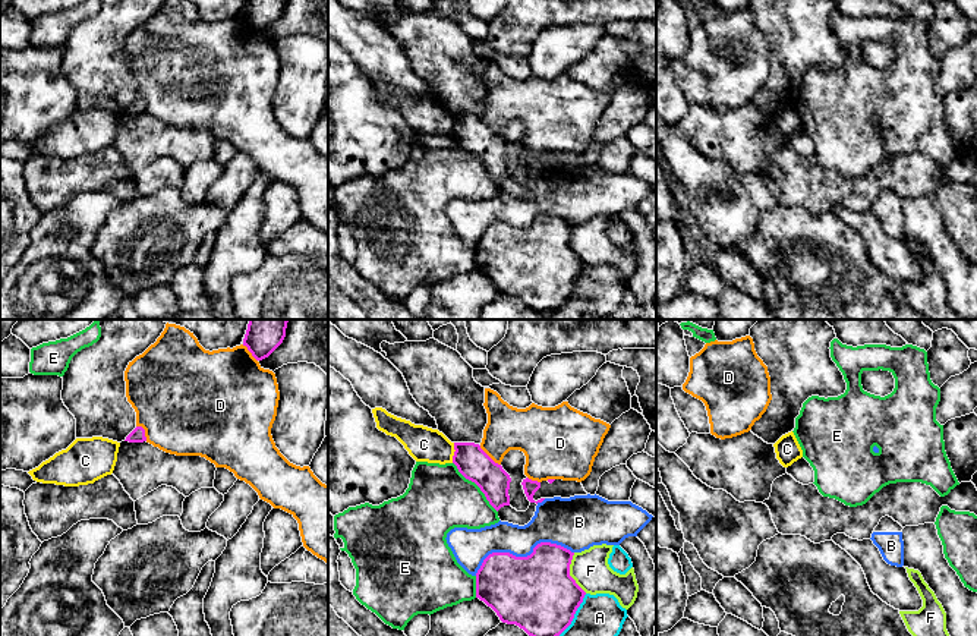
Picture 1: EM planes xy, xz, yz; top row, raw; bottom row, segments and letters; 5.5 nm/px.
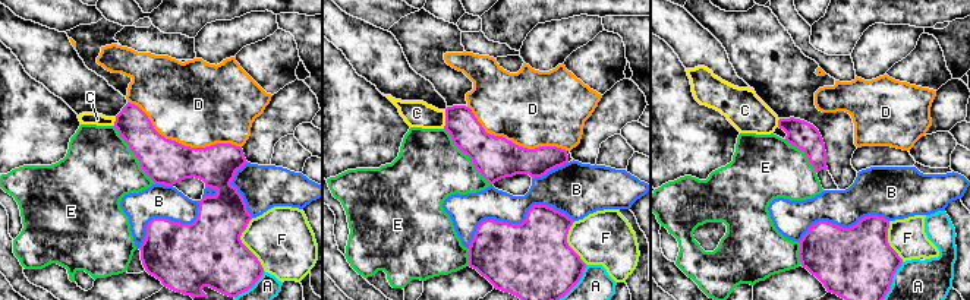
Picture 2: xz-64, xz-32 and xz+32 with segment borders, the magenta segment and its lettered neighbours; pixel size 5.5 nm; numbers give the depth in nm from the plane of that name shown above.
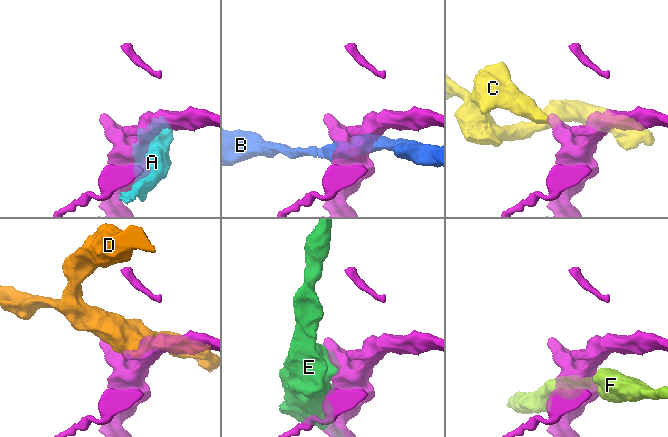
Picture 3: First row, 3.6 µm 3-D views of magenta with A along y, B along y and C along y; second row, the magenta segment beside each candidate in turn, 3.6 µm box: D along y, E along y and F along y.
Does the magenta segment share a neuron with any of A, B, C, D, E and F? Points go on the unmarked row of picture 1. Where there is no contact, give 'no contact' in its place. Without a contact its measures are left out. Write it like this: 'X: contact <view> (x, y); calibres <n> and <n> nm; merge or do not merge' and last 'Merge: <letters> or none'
A: contact xz (571, 292); calibres 420 and 260 nm; do not merge
B: contact xz (522, 229); calibres 420 and 220 nm; do not merge
C: contact xz (454, 125); calibres 180 and 190 nm; do not merge
D: contact xz (488, 128); calibres 180 and 240 nm; do not merge
E: contact xz (476, 156); calibres 180 and 360 nm; do not merge
F: contact xz (569, 245); calibres 420 and 200 nm; do not merge
Merge: none

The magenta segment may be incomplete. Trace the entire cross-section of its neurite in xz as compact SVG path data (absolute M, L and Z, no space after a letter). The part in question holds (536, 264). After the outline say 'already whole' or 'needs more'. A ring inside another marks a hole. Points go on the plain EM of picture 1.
M551 214L538 215L527 229L492 224L476 245L476 270L491 278L502 295L516 296L529 308L549 315L571 296L586 267L570 248L573 227L570 221Z; already whole

